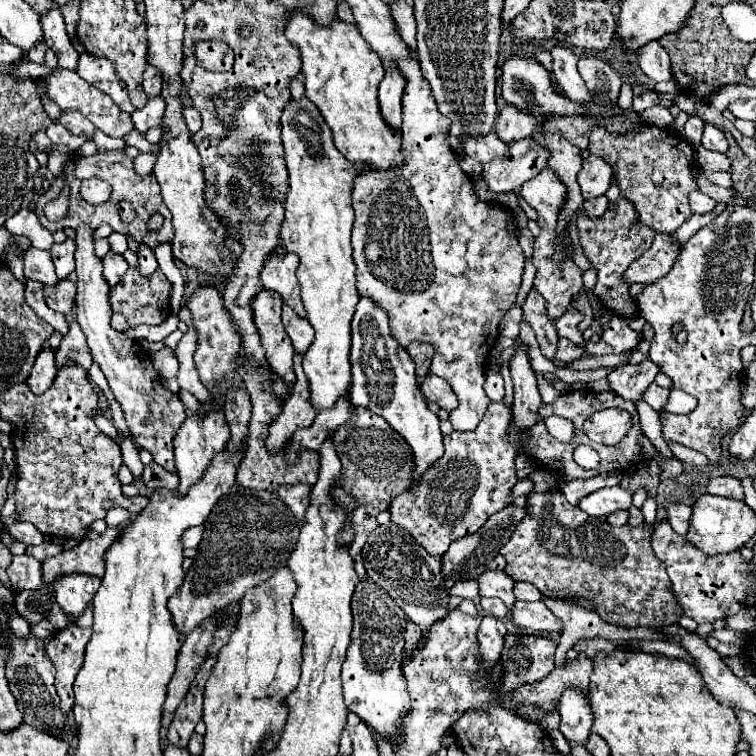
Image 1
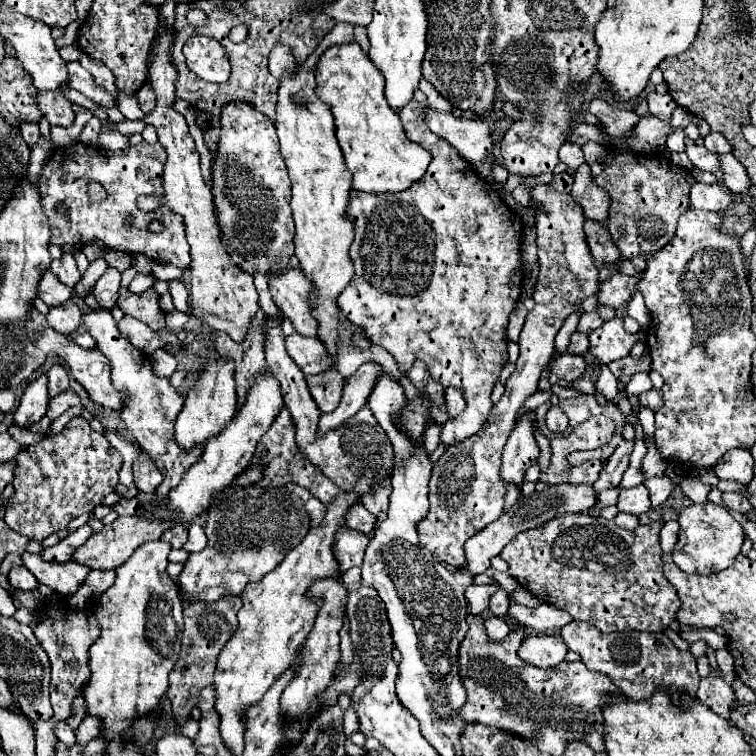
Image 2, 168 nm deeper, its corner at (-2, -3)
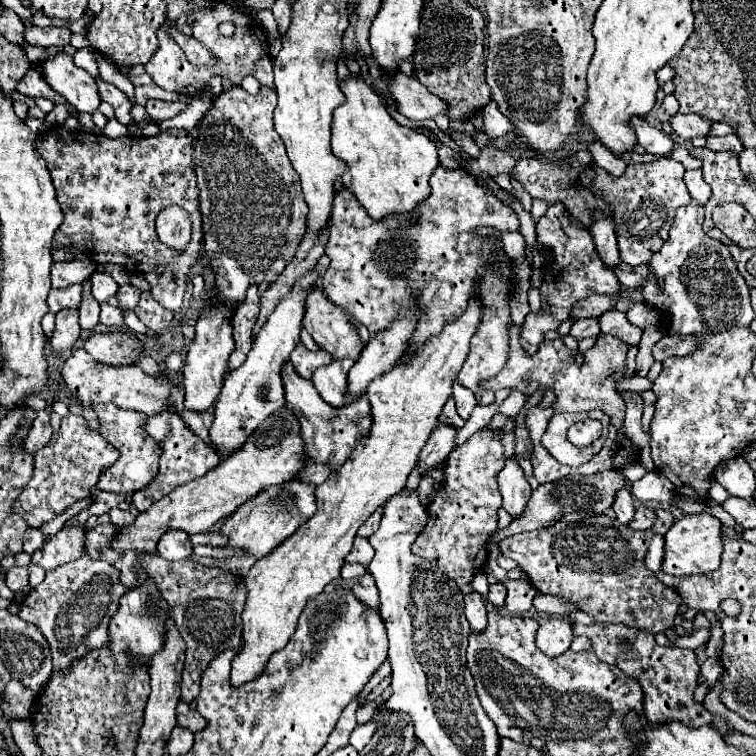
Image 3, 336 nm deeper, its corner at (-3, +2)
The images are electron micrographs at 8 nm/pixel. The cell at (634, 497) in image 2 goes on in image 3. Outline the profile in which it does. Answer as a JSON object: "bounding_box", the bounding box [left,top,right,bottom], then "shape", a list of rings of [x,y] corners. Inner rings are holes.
{"bounding_box":[632,470,674,502],"shape":[[[652,470],[642,480],[632,484],[632,494],[640,502],[670,502],[674,498],[674,486],[670,484],[670,480],[666,480],[666,476],[662,476],[662,472]]]}

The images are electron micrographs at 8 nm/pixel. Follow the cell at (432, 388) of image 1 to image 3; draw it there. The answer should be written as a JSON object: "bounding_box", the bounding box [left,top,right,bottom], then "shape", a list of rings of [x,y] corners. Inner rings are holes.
{"bounding_box":[454,382,478,420],"shape":[[[454,382],[454,400],[456,400],[456,410],[458,410],[458,414],[460,414],[464,420],[468,420],[470,414],[472,414],[472,410],[474,410],[474,406],[478,404],[476,394],[470,392],[468,388],[464,388],[464,386],[460,386],[460,384]]]}

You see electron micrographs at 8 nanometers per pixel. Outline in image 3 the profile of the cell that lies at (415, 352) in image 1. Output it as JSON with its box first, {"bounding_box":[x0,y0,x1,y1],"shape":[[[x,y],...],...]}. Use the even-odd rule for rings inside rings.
{"bounding_box":[440,398,464,428],"shape":[[[450,398],[446,402],[446,408],[442,410],[442,416],[440,416],[440,424],[446,424],[446,426],[454,426],[454,428],[462,428],[464,426],[464,420],[458,416],[456,408],[454,408],[454,398]]]}

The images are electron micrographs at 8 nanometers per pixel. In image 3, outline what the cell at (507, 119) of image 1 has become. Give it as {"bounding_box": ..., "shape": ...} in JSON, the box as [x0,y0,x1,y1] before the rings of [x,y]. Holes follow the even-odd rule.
{"bounding_box":[670,112,712,140],"shape":[[[678,112],[676,116],[670,118],[670,126],[680,138],[692,140],[692,138],[698,138],[698,136],[708,136],[712,122],[696,116],[696,114],[680,114]]]}

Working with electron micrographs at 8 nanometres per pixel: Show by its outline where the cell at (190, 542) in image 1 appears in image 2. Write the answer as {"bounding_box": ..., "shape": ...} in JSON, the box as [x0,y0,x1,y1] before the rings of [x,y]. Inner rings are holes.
{"bounding_box":[183,523,207,553],"shape":[[[191,523],[189,537],[187,537],[187,543],[183,545],[183,549],[189,553],[195,553],[195,551],[203,551],[205,545],[207,545],[207,537],[205,537],[203,527],[199,523]]]}

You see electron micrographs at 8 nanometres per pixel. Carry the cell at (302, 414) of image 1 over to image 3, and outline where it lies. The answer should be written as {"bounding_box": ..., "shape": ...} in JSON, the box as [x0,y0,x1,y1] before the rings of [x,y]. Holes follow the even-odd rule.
{"bounding_box":[314,358,354,406],"shape":[[[350,358],[334,360],[328,366],[322,366],[314,372],[314,386],[318,394],[330,406],[346,406],[352,404],[354,398],[348,398],[348,370],[352,368]]]}

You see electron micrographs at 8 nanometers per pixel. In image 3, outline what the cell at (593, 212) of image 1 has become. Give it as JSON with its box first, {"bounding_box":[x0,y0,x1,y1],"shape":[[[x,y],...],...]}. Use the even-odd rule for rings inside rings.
{"bounding_box":[614,264,650,288],"shape":[[[620,264],[614,272],[616,272],[620,284],[626,286],[626,288],[642,288],[642,284],[644,284],[644,282],[648,280],[648,276],[650,276],[648,264],[636,266],[636,268],[630,268],[628,264]]]}

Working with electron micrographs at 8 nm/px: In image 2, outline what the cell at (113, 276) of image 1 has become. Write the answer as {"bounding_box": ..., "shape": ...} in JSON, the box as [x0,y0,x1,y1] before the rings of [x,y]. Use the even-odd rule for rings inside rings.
{"bounding_box":[95,267,121,309],"shape":[[[107,267],[101,279],[95,283],[95,299],[101,307],[113,309],[117,305],[117,291],[121,287],[121,271],[117,267]]]}

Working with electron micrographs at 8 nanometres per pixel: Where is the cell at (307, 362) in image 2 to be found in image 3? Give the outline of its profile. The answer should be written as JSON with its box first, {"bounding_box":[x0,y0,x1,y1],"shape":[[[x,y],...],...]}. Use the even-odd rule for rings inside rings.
{"bounding_box":[290,344,332,380],"shape":[[[298,344],[298,346],[294,348],[294,352],[290,354],[290,362],[292,362],[294,370],[296,370],[302,378],[310,380],[312,374],[314,374],[312,370],[316,370],[318,366],[330,364],[332,358],[330,358],[330,354],[316,354],[316,352],[306,350],[304,344]]]}

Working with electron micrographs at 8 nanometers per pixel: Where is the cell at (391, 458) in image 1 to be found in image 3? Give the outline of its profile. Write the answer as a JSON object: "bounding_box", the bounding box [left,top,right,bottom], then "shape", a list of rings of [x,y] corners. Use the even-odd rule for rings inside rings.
{"bounding_box":[282,364,372,470],"shape":[[[286,364],[286,368],[282,368],[282,380],[286,388],[286,408],[292,408],[292,412],[300,420],[300,426],[302,426],[300,434],[306,444],[306,452],[310,460],[322,462],[332,470],[340,468],[344,464],[344,456],[350,456],[350,452],[354,450],[356,440],[360,436],[366,436],[366,432],[370,432],[372,420],[370,420],[370,404],[366,396],[362,394],[356,402],[342,408],[334,408],[322,400],[322,396],[316,392],[310,380],[302,380],[294,372],[292,364]]]}

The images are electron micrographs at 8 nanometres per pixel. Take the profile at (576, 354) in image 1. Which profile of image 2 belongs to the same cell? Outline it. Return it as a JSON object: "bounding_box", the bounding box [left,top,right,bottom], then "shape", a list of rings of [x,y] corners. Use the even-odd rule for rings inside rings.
{"bounding_box":[567,333,589,355],"shape":[[[573,333],[571,335],[571,341],[569,341],[569,347],[567,347],[567,353],[571,353],[571,355],[581,355],[583,351],[587,351],[589,349],[589,339],[587,339],[587,335],[585,333]]]}

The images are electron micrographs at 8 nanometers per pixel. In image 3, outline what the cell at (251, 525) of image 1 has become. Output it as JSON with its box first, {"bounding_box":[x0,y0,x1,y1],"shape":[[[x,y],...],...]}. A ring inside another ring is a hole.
{"bounding_box":[220,480,316,558],"shape":[[[288,480],[274,488],[266,488],[258,496],[248,500],[248,504],[242,504],[234,514],[230,514],[220,532],[230,538],[228,546],[244,548],[248,554],[262,558],[266,556],[266,552],[272,552],[282,540],[286,540],[286,536],[296,532],[296,528],[300,528],[316,512],[314,492],[316,486],[304,480]]]}

